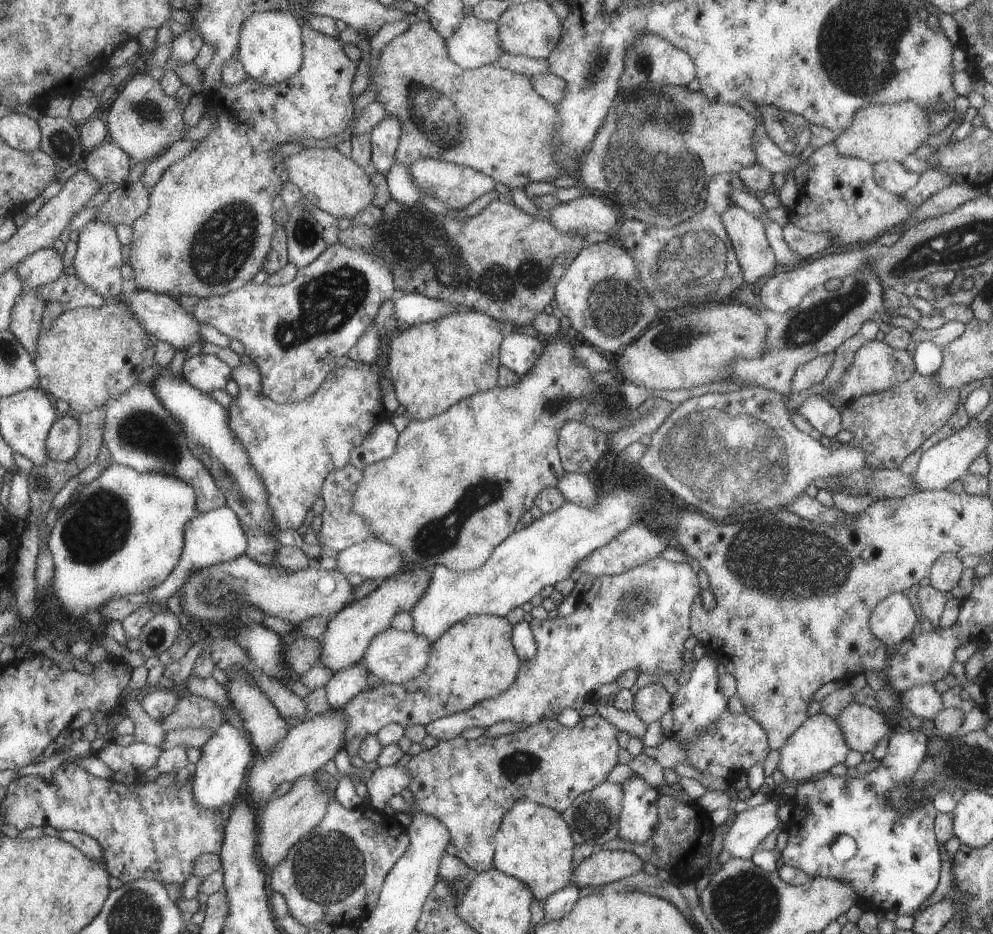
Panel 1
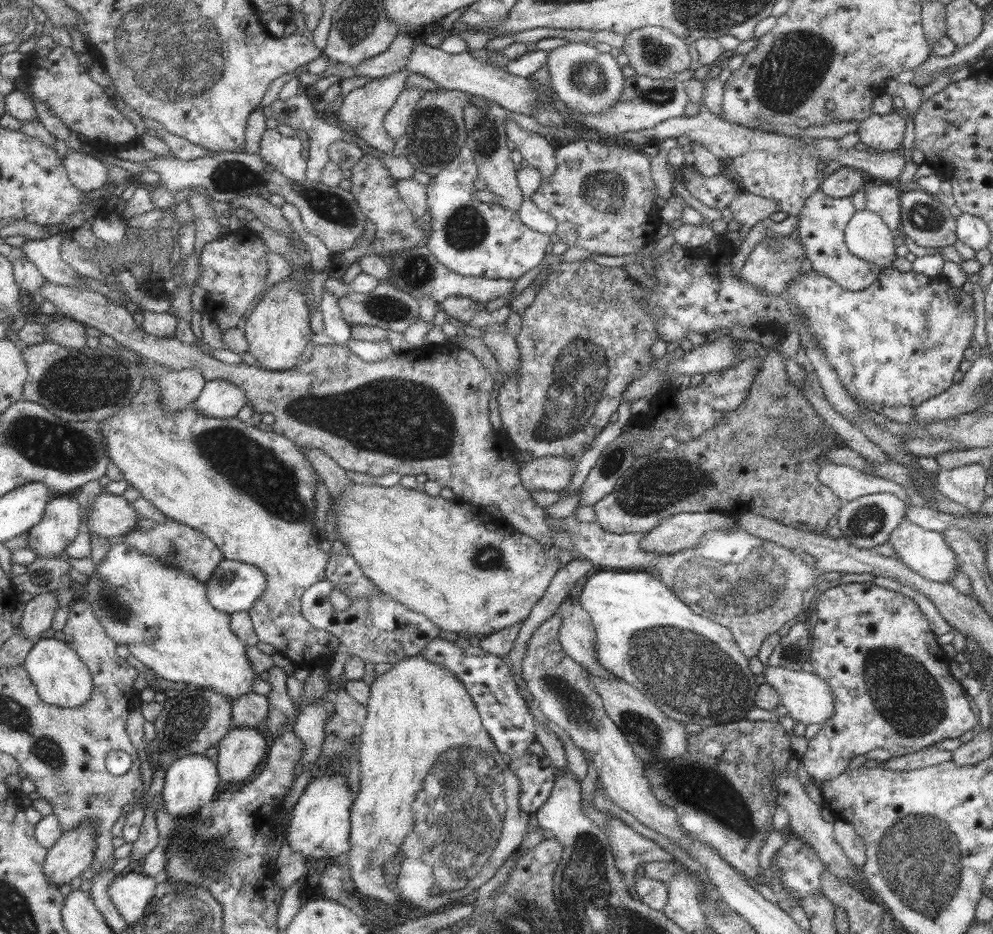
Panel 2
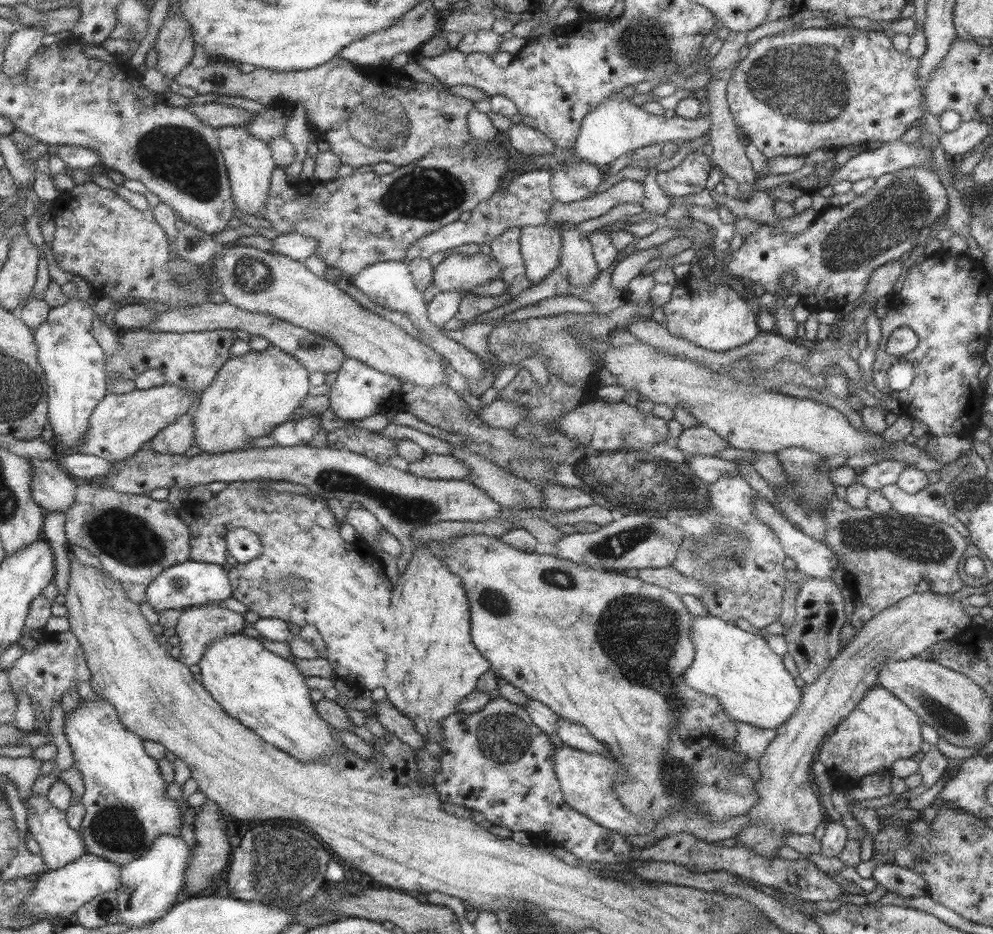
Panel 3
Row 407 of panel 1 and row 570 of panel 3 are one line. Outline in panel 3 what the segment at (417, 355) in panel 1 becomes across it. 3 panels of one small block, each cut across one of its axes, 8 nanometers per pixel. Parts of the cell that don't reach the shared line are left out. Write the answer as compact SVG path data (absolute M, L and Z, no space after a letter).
M422 546L413 551L407 567L393 584L391 594L391 618L387 620L385 646L386 672L383 688L385 698L393 703L395 709L401 711L405 717L413 721L415 729L423 737L423 746L414 751L414 760L418 770L422 771L426 784L433 782L433 771L437 769L441 750L443 730L439 728L443 718L458 712L459 701L473 693L478 679L490 669L490 663L474 646L470 635L470 605L467 602L466 590L463 589L461 579L451 573L439 557L431 553L430 548Z

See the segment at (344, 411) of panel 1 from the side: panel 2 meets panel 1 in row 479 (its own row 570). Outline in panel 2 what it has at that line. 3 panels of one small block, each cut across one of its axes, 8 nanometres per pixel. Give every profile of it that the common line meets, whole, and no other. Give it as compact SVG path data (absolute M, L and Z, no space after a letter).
M137 363L137 370L139 370L139 375L141 375L141 388L139 388L139 394L136 395L134 402L131 402L130 406L125 406L125 409L115 414L110 420L99 424L99 430L106 438L106 444L110 448L109 455L113 461L112 463L123 472L128 485L135 488L139 492L139 496L153 504L163 516L172 521L183 523L188 527L193 527L194 530L201 531L206 538L209 538L214 543L214 546L218 548L227 560L251 564L251 566L258 567L263 572L266 576L264 594L261 594L261 597L255 600L255 604L251 605L251 609L247 612L259 642L270 644L275 652L293 661L299 667L305 667L305 664L309 664L309 662L333 656L335 648L339 646L339 638L335 637L335 635L331 636L331 633L326 630L315 629L303 618L301 613L302 594L309 586L326 578L327 554L317 548L317 540L315 540L315 536L311 532L313 530L313 518L311 516L315 516L313 490L315 490L316 472L313 472L313 468L309 466L309 462L297 450L294 443L282 435L277 435L273 432L261 432L256 427L239 421L236 417L225 419L203 417L198 414L198 411L194 410L192 403L184 410L169 413L162 405L159 405L160 395L158 392L161 390L159 390L159 386L155 386L155 382L149 380L149 374L147 374L143 364Z

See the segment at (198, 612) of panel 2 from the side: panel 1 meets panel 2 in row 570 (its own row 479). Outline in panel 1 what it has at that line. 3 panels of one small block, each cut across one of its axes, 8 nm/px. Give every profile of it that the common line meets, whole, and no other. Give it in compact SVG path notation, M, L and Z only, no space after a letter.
M113 462L99 477L78 487L76 501L57 515L48 546L54 556L53 599L69 615L86 618L91 610L100 612L110 599L144 593L158 587L173 571L184 546L188 521L197 517L194 488L187 481L162 472L139 472Z

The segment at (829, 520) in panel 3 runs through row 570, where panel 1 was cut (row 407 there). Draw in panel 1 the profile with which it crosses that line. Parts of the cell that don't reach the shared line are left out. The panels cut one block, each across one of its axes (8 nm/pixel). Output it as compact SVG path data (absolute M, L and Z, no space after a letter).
M916 370L909 379L895 385L883 392L874 392L858 396L843 405L840 415L842 428L853 434L848 443L854 447L862 448L866 452L866 468L871 470L897 469L907 456L913 454L919 445L935 430L939 430L947 419L955 412L959 404L959 389L941 389L936 384L936 374L920 375Z

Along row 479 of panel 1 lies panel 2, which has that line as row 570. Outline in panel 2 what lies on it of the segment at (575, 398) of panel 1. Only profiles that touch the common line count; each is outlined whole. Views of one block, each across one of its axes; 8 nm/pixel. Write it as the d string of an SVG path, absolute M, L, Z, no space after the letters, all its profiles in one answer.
M352 482L350 486L345 485L340 493L341 495L337 497L329 496L329 511L335 513L337 540L341 541L345 546L344 552L351 555L351 558L355 560L357 566L361 569L363 576L368 578L383 596L395 599L407 609L422 614L441 631L447 632L449 636L458 632L468 632L469 635L475 636L482 634L485 636L485 634L491 634L491 632L496 633L498 630L505 628L505 626L517 624L521 620L524 621L530 614L530 610L535 605L535 602L538 602L539 598L546 592L547 585L550 584L551 578L554 578L555 572L561 570L561 567L565 566L573 558L565 550L556 547L543 548L542 544L539 544L530 536L513 530L513 527L510 524L506 524L503 518L498 520L496 517L482 512L480 507L458 499L443 499L439 495L432 497L422 490L417 491L416 489L405 488L399 484L383 487L371 483L354 484Z

